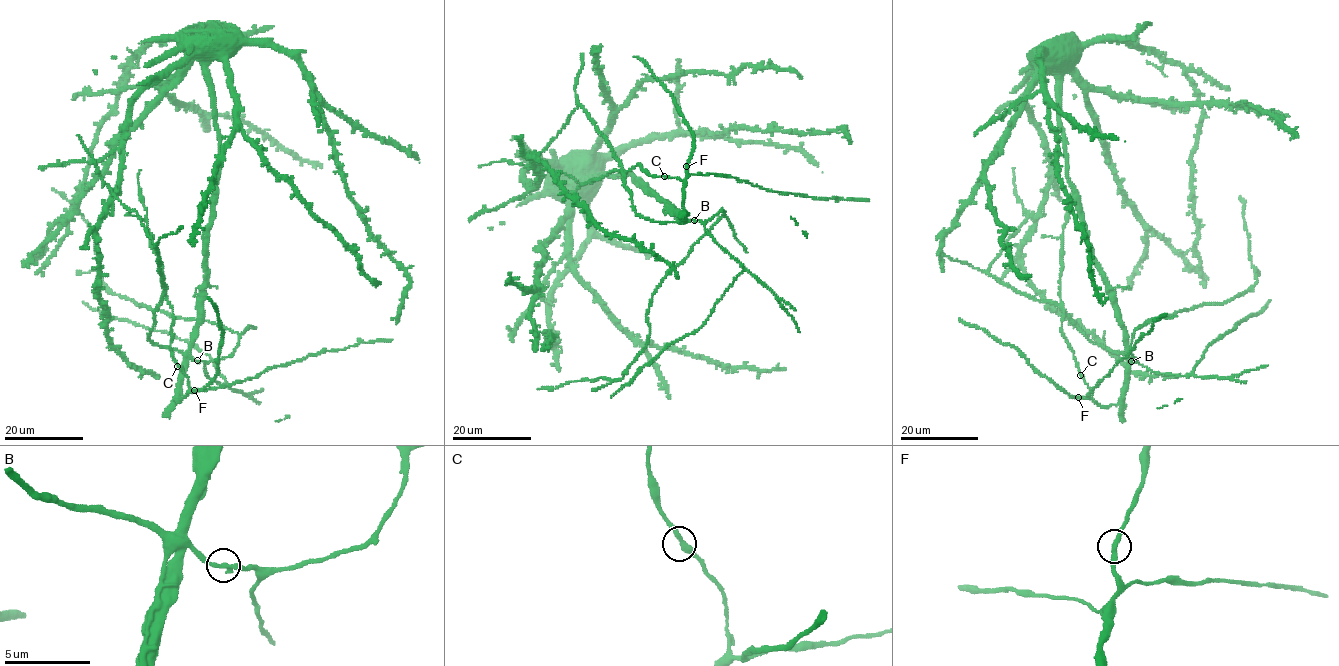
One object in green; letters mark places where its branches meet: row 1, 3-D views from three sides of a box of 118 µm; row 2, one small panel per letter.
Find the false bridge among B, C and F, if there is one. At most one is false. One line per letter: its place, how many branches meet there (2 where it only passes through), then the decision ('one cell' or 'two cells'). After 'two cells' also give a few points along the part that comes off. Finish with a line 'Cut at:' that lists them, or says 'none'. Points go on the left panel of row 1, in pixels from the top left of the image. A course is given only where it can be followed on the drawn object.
B: place (197, 360); branches 2; one cell
C: place (177, 366); branches 2; one cell
F: place (194, 390); branches 2; one cell
Cut at: none

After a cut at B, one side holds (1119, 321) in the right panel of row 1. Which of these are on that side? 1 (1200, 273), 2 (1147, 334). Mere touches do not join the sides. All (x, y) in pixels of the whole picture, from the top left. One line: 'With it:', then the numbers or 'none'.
With it: 1, 2

